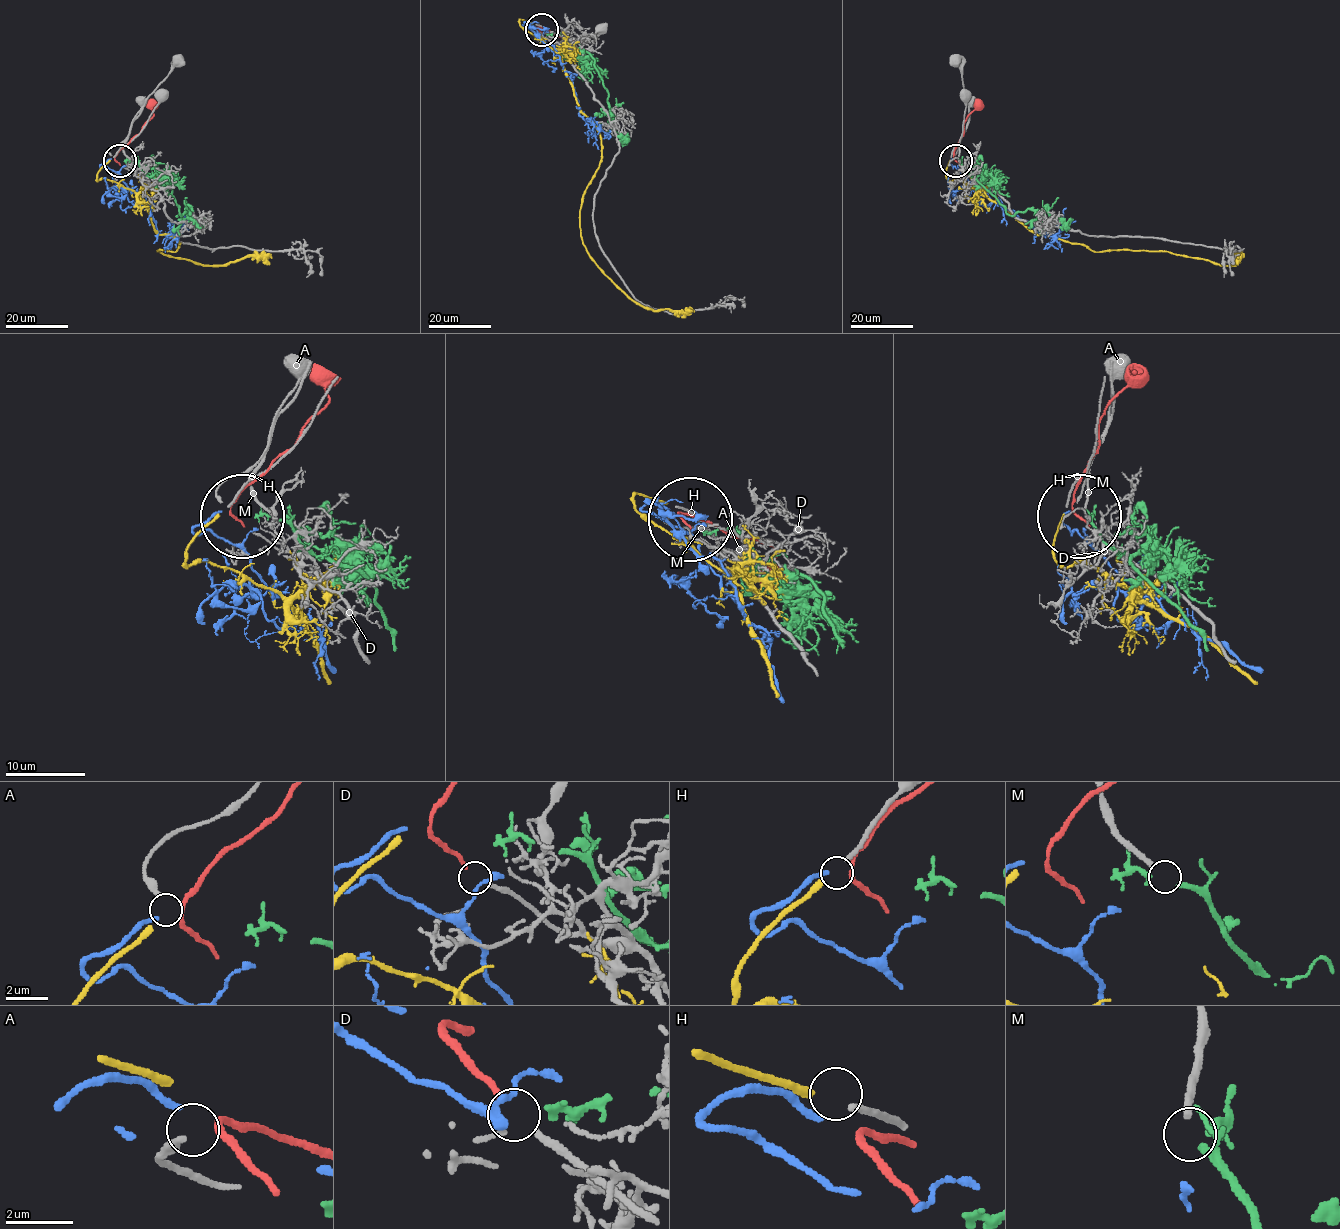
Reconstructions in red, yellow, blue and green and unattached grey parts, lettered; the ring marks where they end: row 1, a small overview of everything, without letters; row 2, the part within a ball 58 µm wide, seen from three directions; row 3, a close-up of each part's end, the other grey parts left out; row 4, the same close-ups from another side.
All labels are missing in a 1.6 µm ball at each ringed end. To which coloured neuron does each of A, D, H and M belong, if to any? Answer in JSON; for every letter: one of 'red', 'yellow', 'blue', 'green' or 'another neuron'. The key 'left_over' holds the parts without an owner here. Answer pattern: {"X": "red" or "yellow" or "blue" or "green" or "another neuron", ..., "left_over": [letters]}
{"A": "blue", "D": "red", "H": "yellow", "M": "green", "left_over": []}

